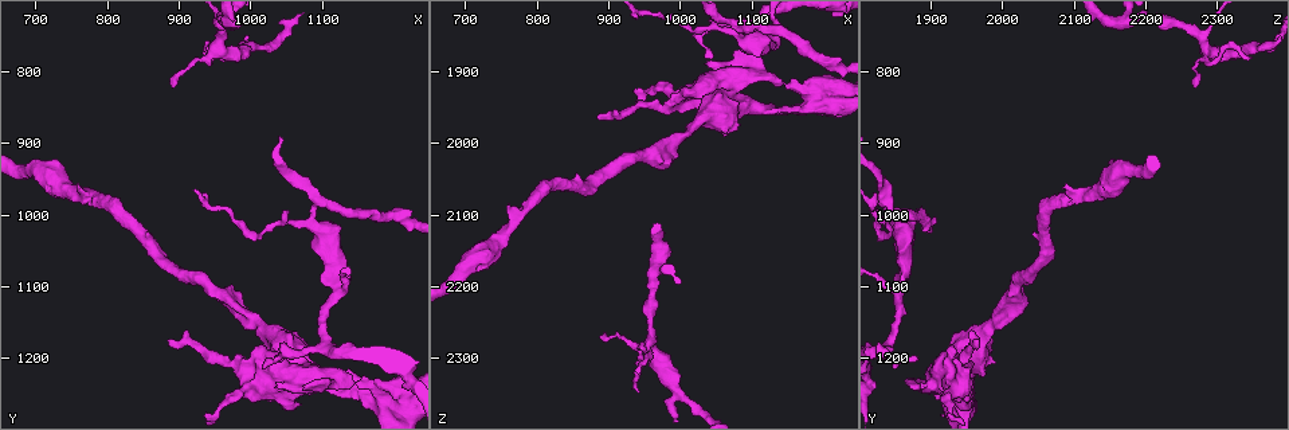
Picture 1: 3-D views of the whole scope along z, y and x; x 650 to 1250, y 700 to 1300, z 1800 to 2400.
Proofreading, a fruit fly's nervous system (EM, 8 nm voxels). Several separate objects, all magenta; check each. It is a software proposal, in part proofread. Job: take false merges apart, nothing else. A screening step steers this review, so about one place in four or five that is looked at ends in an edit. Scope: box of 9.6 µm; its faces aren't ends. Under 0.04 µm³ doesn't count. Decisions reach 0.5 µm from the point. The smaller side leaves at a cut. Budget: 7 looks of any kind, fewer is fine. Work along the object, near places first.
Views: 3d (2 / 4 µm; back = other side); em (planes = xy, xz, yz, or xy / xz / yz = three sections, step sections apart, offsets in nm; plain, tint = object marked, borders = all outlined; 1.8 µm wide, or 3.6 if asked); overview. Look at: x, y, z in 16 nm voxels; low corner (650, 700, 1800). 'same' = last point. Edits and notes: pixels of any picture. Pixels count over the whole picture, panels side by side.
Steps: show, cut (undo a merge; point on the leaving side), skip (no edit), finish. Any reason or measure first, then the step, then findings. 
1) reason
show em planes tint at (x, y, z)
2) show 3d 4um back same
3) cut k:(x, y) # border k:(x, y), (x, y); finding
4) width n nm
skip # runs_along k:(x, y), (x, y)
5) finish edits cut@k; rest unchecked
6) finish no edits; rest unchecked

show em 3.6um planes tint at (700, 930, 2180)

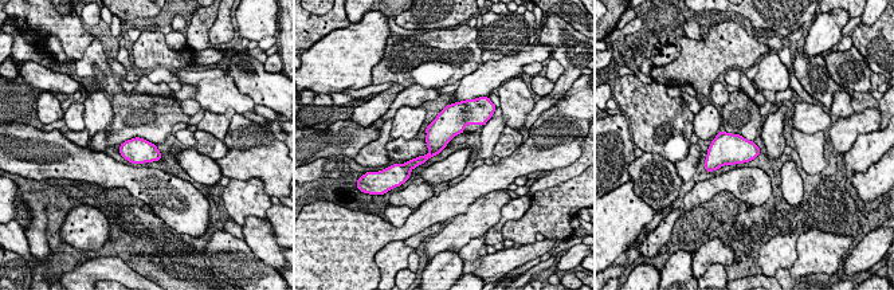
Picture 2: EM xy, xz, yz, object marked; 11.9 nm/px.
skip # runs_along 2:(469, 112), (424, 159), (414, 163); continuous, no second cell

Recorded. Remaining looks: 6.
calibre changes
show 3d 4um back at (1195, 1260, 1945)

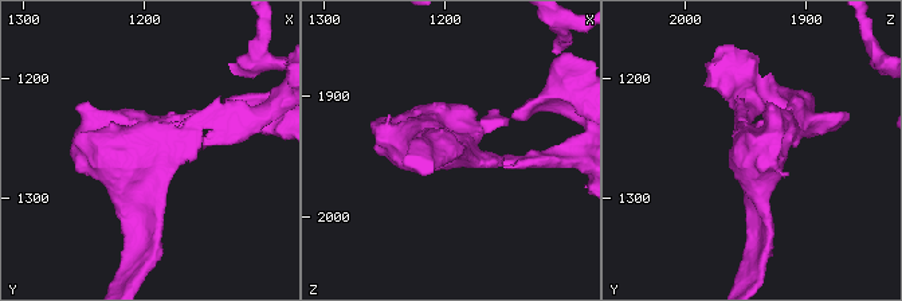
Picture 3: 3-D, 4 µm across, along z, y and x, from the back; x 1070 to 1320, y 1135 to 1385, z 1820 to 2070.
now the EM
show em 3.6um planes tint same

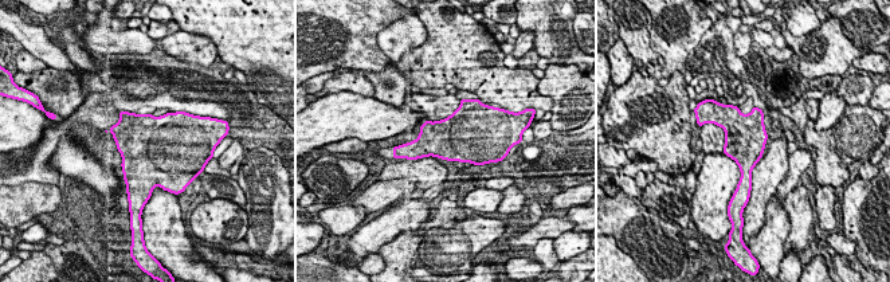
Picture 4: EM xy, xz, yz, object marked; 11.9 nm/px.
skip # continuous, no second cell

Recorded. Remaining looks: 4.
sharp bend
show 3d 4um at (1130, 1100, 1850)

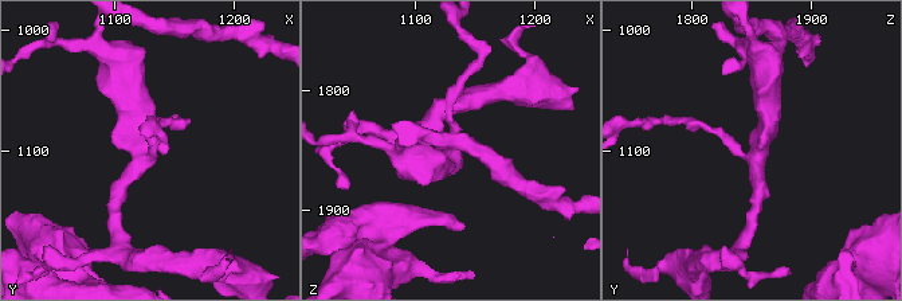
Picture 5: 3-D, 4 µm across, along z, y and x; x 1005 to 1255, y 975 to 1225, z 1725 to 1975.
shape alone is not enough
show em xy step 4 tint at (1124, 1096, 1854)

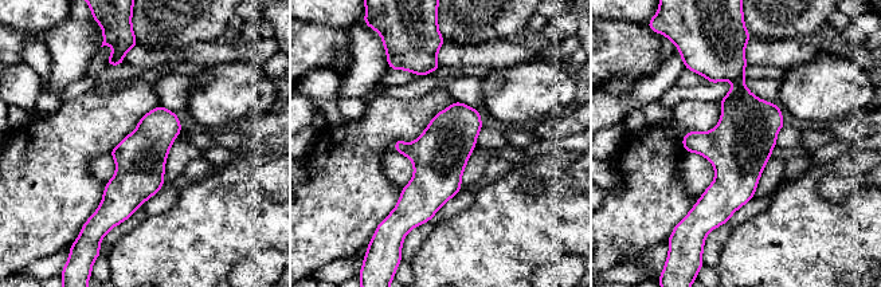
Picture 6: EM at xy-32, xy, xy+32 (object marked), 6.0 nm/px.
skip # runs_along 6:(736, 65), (737, 176), (717, 221); continuous, no second cell

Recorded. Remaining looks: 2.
finish no edits; rest unchecked

